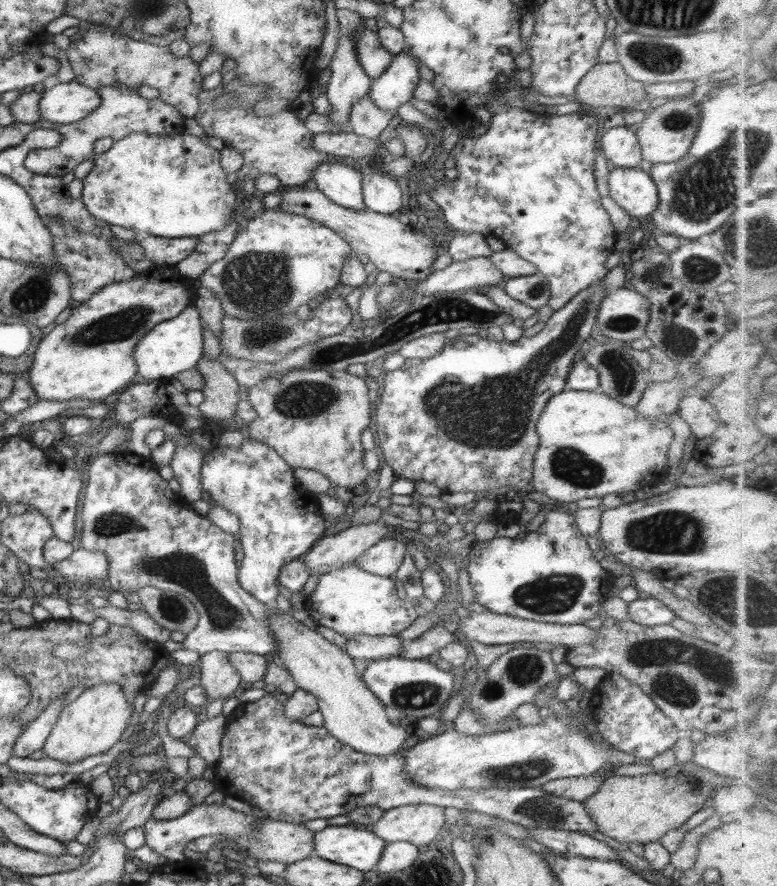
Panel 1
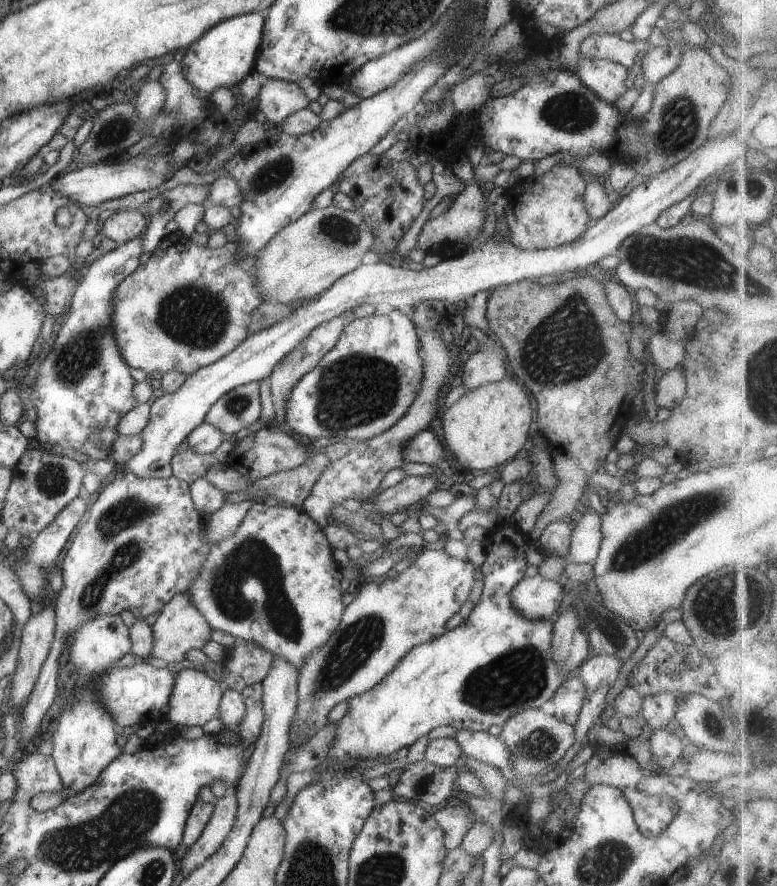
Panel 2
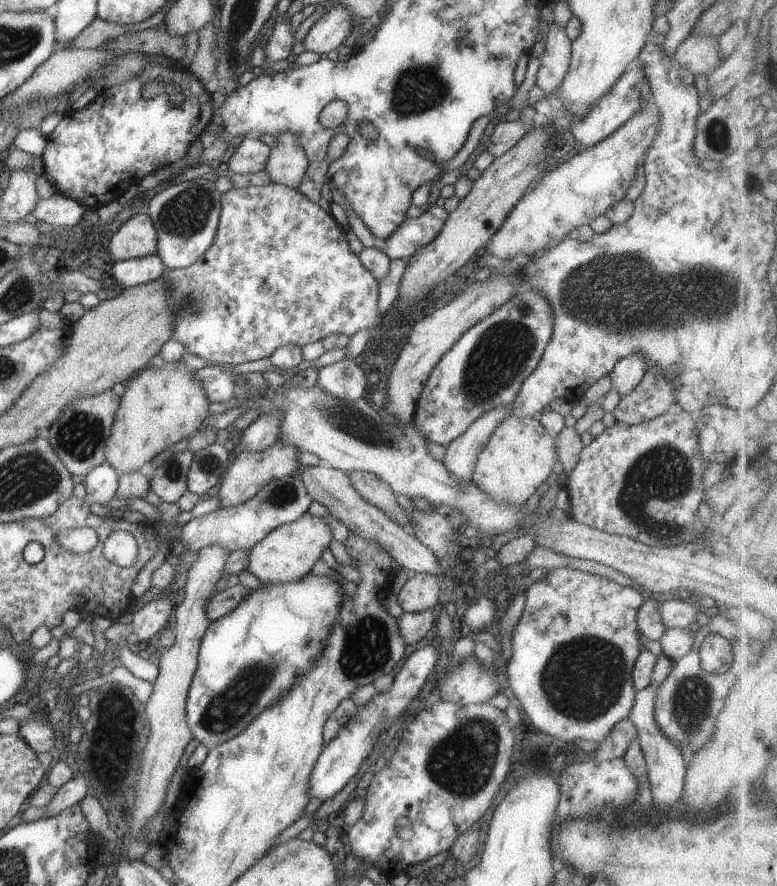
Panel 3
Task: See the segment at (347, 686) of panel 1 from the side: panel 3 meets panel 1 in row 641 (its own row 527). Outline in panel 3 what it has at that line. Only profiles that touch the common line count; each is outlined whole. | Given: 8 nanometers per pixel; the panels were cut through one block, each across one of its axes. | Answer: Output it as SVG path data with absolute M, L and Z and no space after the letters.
M306 513L294 522L275 528L258 544L250 549L246 572L256 576L263 584L282 584L296 582L307 576L314 564L322 559L325 549L328 549L334 538L329 525L322 517Z

